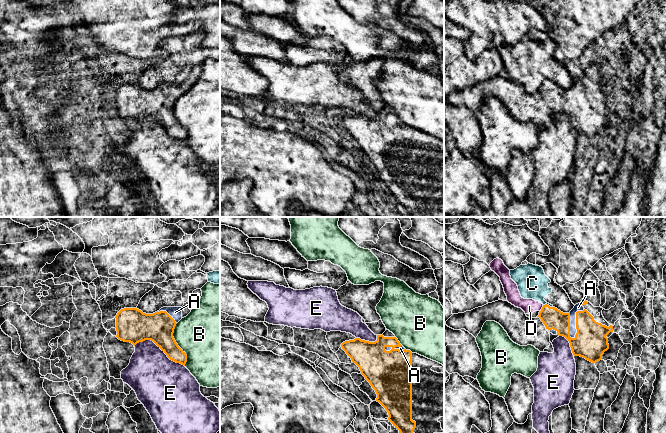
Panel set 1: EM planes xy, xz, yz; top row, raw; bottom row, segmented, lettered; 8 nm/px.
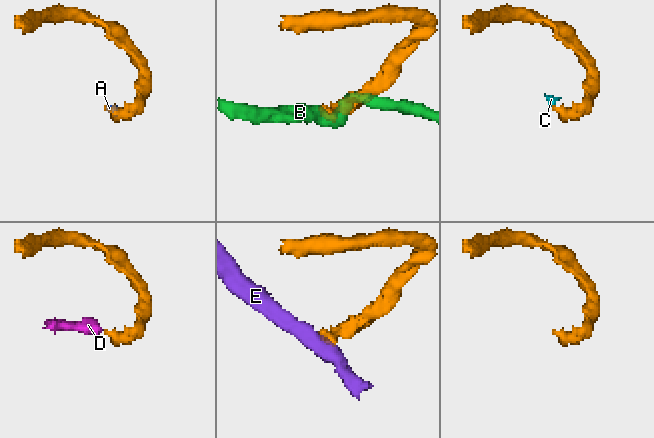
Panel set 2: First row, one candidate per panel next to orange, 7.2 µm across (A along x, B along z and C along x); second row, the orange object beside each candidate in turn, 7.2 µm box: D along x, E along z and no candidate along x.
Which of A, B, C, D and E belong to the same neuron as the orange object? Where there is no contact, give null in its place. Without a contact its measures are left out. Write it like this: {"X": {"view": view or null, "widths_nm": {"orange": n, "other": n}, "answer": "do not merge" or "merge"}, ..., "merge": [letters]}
{"A": {"view": "yz", "widths_nm": {"orange": 260, "other": 60}, "answer": "merge"}, "B": {"view": "xy", "widths_nm": {"orange": 240, "other": 440}, "answer": "do not merge"}, "C": {"view": "yz", "widths_nm": {"orange": 170, "other": 240}, "answer": "do not merge"}, "D": {"view": "yz", "widths_nm": {"orange": 170, "other": 120}, "answer": "do not merge"}, "E": {"view": "xy", "widths_nm": {"orange": 240, "other": 380}, "answer": "do not merge"}, "merge": ["A"]}

